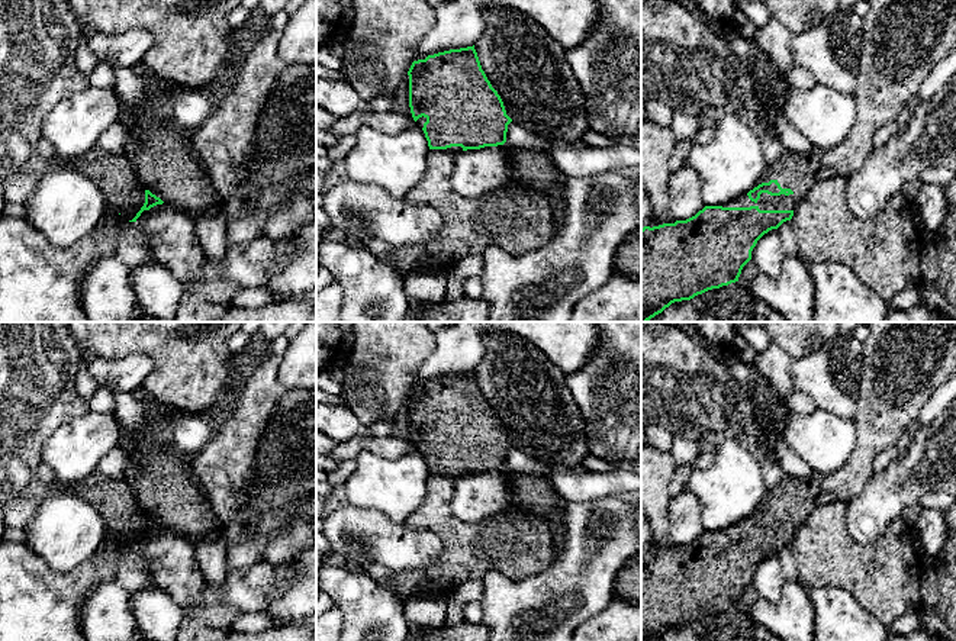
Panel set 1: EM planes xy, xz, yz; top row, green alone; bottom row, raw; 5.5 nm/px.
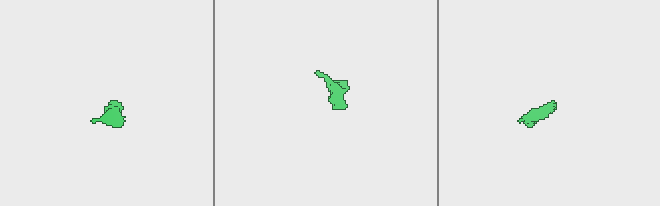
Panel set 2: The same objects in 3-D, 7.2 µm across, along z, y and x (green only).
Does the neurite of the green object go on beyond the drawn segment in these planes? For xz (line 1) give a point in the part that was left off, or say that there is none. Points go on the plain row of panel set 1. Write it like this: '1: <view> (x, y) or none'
1: xz (453, 474)

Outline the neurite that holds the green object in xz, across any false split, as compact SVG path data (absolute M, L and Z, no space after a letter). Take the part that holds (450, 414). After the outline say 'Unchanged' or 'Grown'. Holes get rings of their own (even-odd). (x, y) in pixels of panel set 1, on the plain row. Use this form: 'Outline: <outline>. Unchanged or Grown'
Outline: M474 370L413 386L408 400L411 438L424 455L429 474L457 479L506 467L508 450L512 444L482 394Z. Grown

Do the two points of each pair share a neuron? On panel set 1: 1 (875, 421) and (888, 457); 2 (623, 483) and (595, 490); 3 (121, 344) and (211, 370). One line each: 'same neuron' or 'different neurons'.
1: different neurons
2: same neuron
3: same neuron

